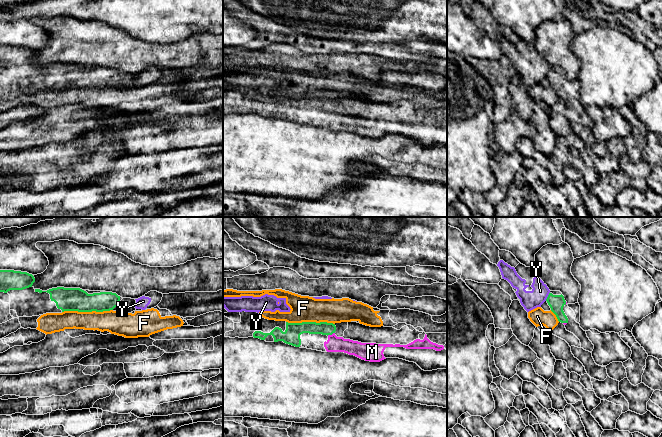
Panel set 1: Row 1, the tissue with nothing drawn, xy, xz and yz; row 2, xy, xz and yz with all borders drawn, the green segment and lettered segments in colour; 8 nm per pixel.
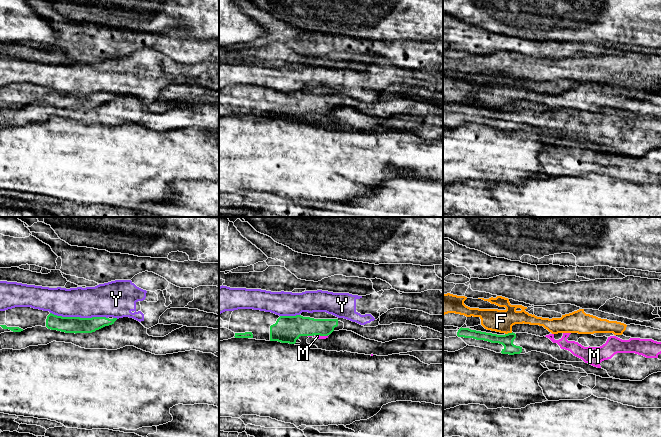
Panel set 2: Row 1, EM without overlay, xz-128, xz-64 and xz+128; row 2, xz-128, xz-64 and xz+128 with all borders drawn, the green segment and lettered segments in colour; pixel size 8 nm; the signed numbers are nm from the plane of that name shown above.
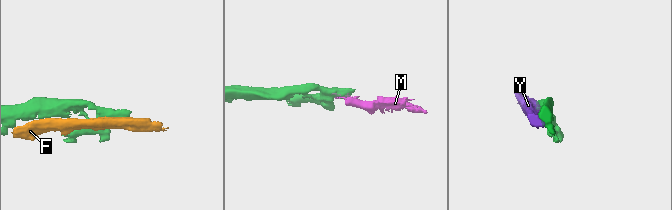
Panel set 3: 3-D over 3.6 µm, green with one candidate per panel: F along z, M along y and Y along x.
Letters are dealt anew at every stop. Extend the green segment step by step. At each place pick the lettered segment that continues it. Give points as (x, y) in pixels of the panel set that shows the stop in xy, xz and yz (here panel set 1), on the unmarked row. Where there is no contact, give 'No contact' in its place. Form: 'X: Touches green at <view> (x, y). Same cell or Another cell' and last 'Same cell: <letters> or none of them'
F: Touches green at xy (87, 87). Another cell
M: Touches green at xz (330, 110). Same cell
Y: Touches green at yz (548, 72). Another cell
Same cell: M

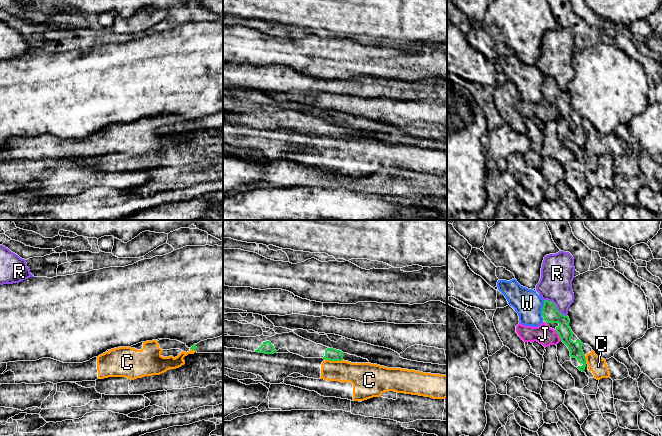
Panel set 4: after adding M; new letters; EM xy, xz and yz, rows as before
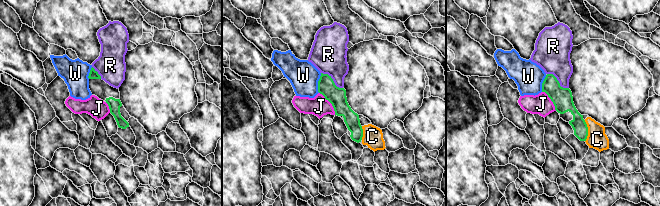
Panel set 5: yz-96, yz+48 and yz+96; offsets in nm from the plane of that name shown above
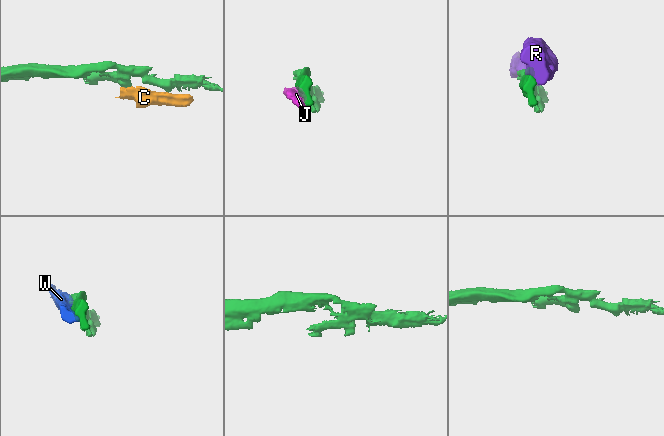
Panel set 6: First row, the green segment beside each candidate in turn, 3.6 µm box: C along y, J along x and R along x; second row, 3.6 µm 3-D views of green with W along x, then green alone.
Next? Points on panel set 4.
C: Touches green at xz (334, 136). Another cell
J: Touches green at yz (558, 110). Another cell
R: Touches green at yz (555, 83). Another cell
W: Touches green at yz (542, 84). Another cell
Same cell: none of them

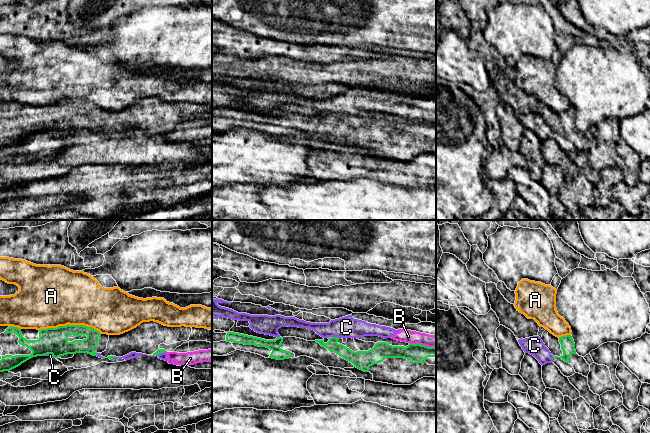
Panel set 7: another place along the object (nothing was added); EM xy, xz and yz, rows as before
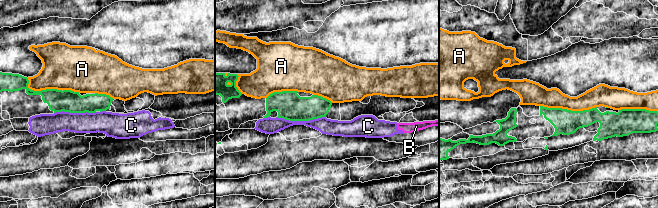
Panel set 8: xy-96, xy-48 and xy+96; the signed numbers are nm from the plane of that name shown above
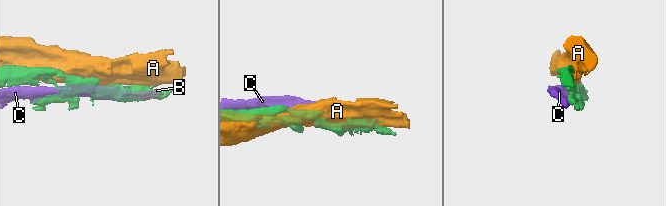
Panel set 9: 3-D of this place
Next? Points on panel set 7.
A: Touches green at xy (70, 101). Another cell
B: Touches green at xz (422, 121). Another cell
C: Touches green at xz (335, 113). Another cell
Same cell: none of them

